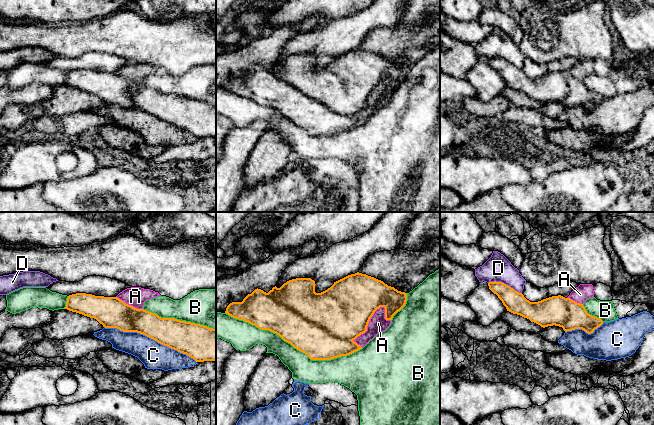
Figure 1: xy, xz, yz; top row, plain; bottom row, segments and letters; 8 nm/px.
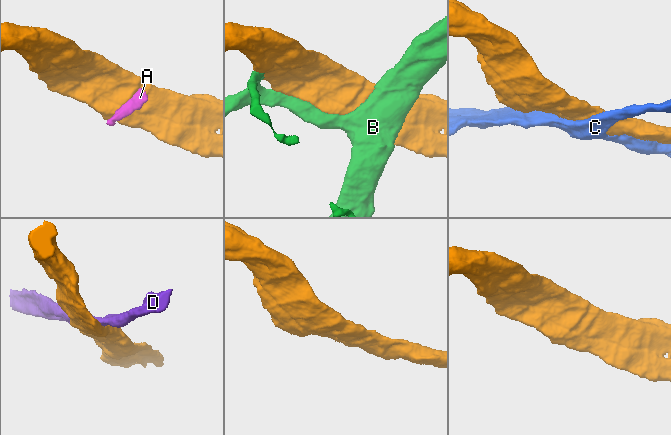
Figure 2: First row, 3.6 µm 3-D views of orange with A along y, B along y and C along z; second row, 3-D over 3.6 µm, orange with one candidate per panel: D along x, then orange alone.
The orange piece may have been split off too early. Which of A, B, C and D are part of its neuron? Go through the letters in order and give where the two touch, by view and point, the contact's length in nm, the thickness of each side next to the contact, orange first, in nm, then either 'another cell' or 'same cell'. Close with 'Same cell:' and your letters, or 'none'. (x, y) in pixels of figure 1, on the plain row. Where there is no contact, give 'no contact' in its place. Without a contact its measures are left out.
A: contact xz (367, 101); length 380 nm; calibres 460 and 140 nm; another cell
B: contact xz (294, 123); length 1150 nm; calibres 500 and 200 nm; another cell
C: contact xy (150, 113); length 800 nm; calibres 240 and 220 nm; another cell
D: contact yz (505, 60); length 280 nm; calibres 170 and 220 nm; another cell
Same cell: none

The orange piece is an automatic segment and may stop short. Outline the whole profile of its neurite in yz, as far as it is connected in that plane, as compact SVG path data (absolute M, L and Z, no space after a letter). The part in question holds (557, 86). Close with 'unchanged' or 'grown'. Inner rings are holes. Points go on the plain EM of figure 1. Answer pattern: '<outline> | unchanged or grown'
M489 58L488 62L507 87L527 94L543 104L555 101L562 103L565 108L582 105L591 110L603 100L600 94L588 90L583 80L561 71L530 78L522 69L502 58Z | unchanged

